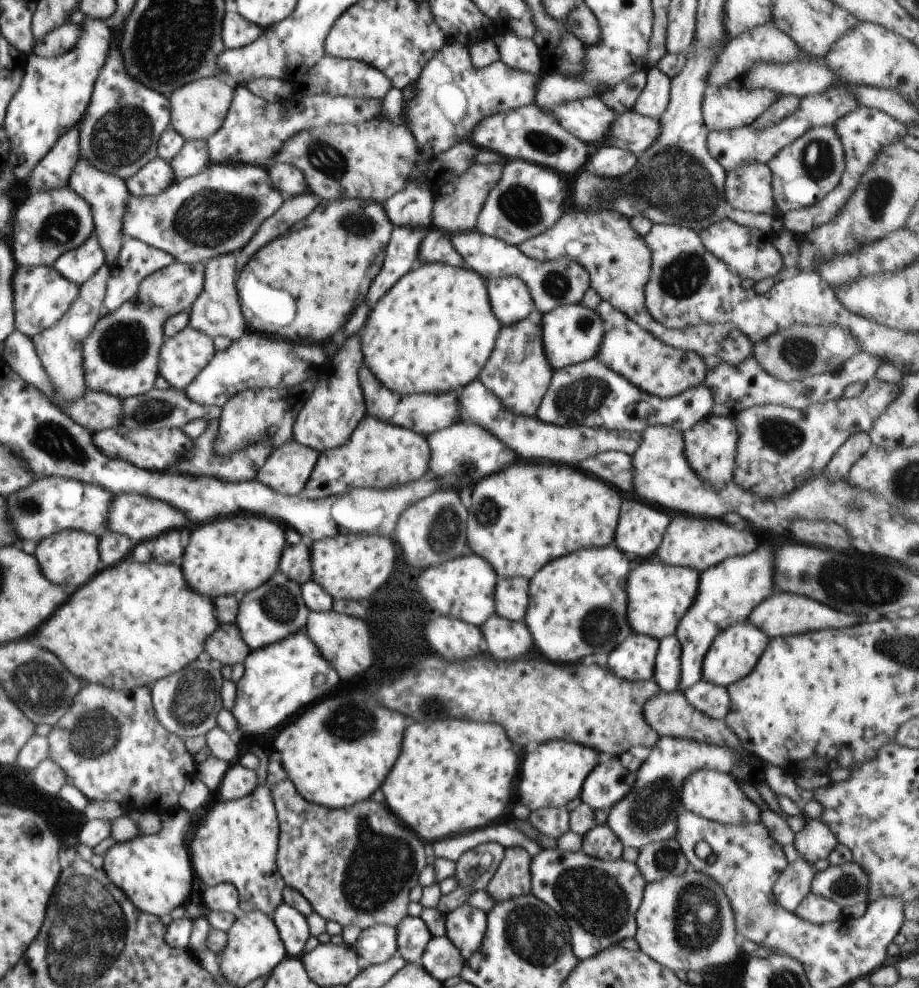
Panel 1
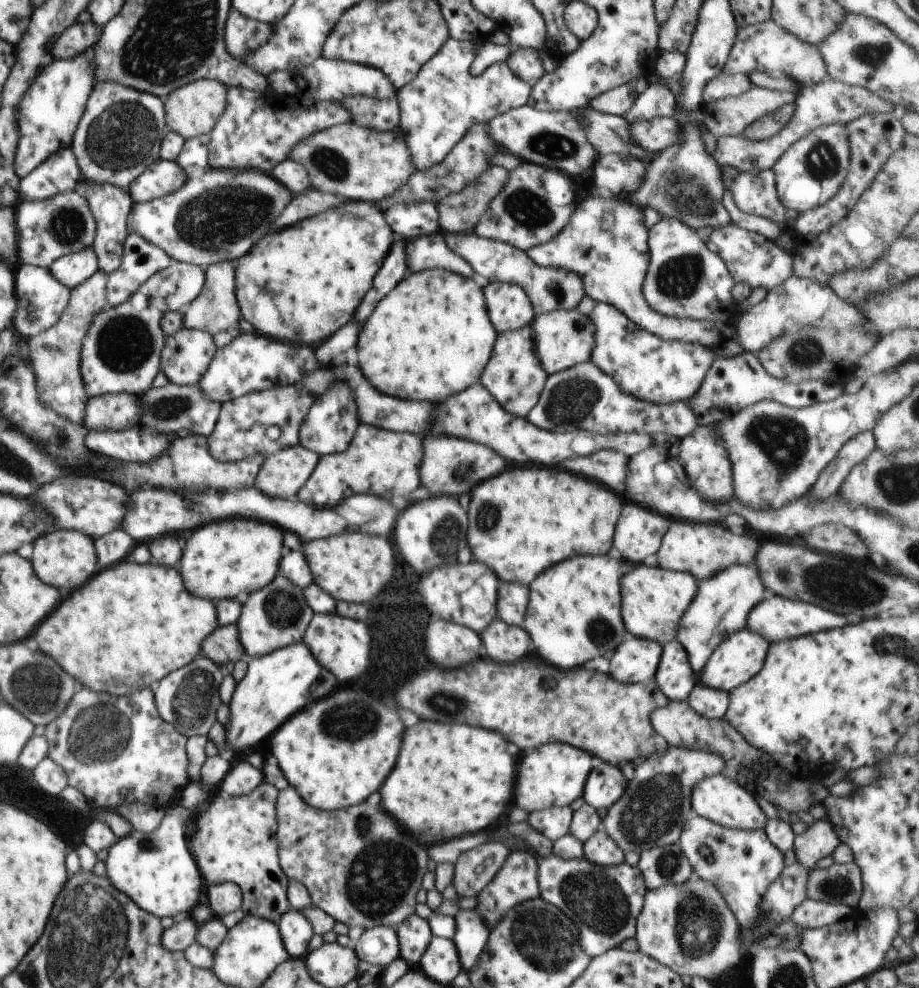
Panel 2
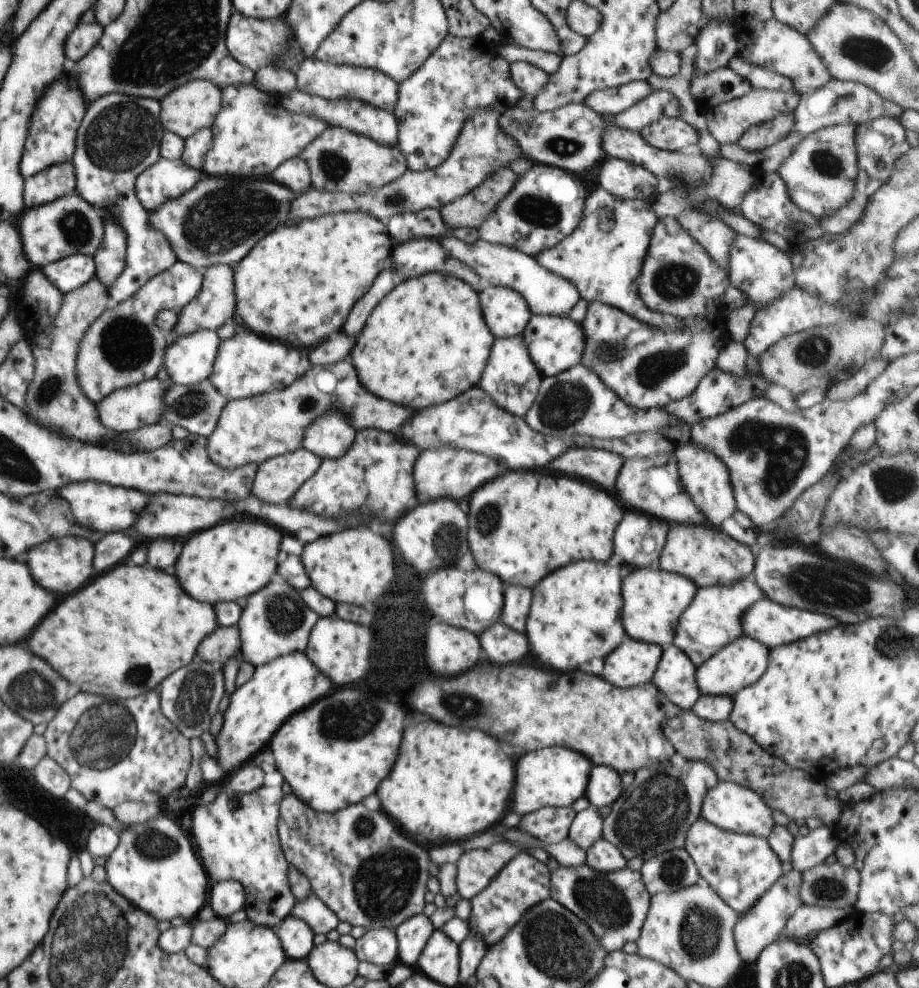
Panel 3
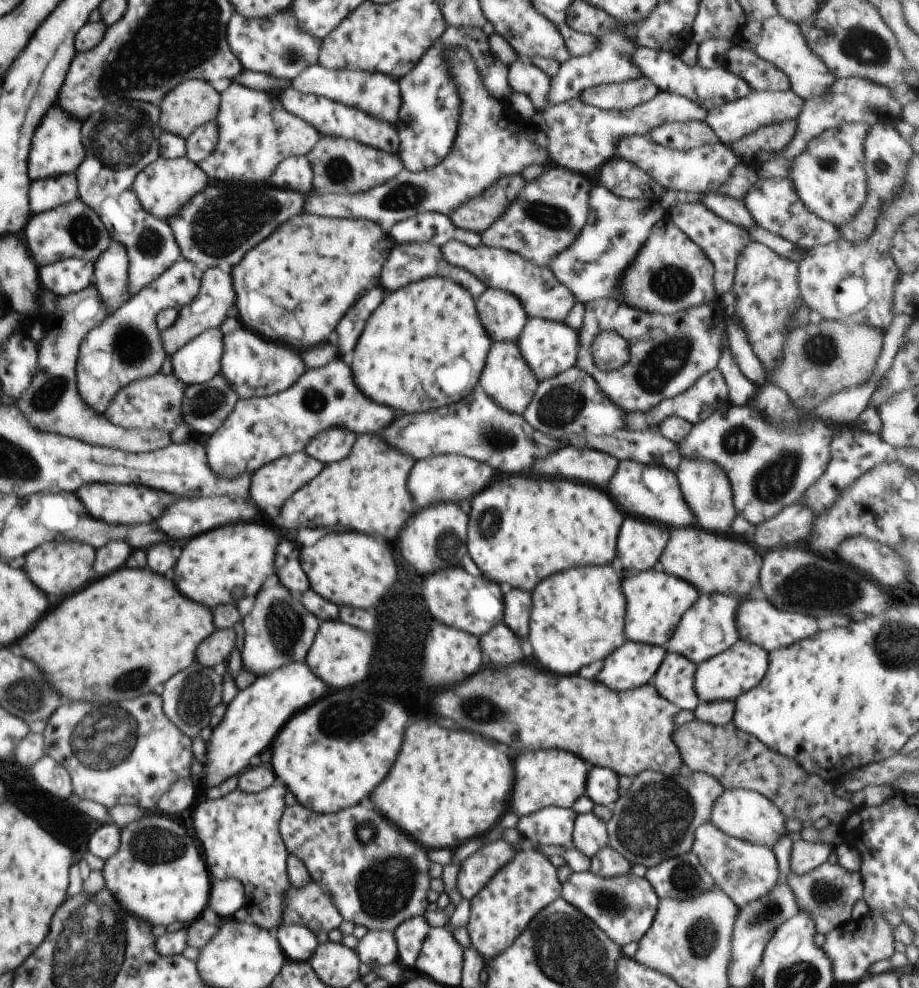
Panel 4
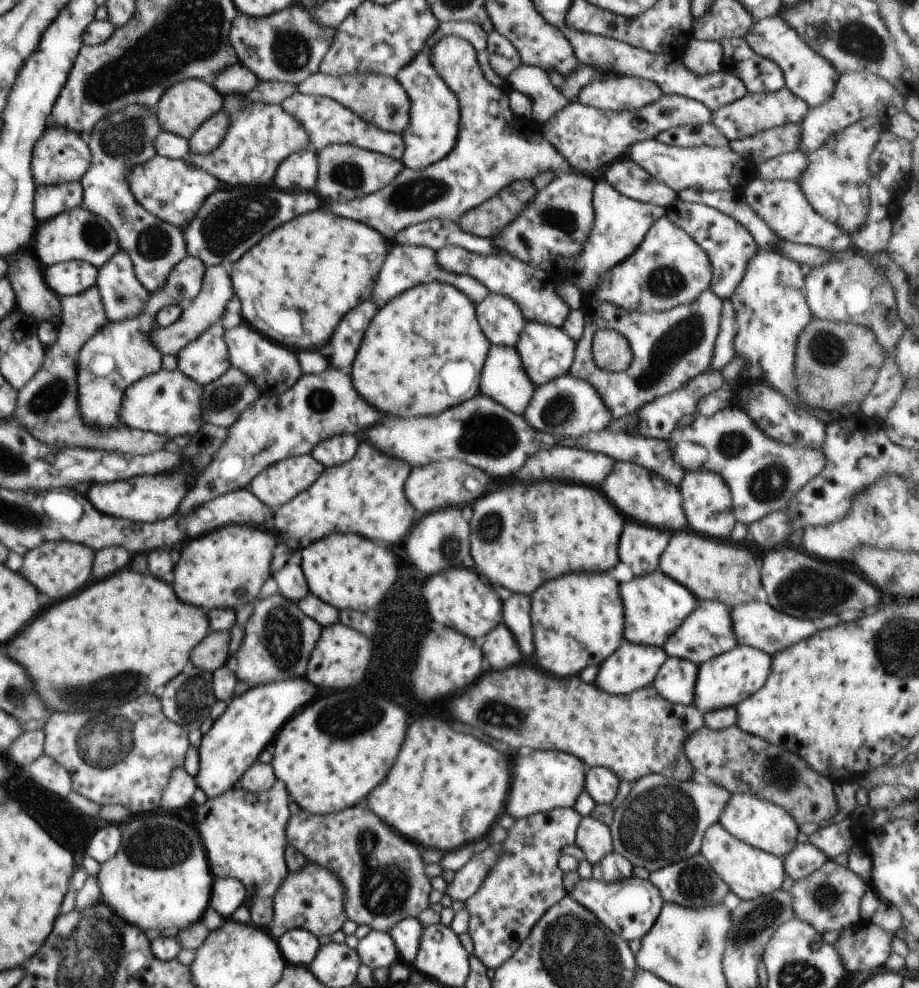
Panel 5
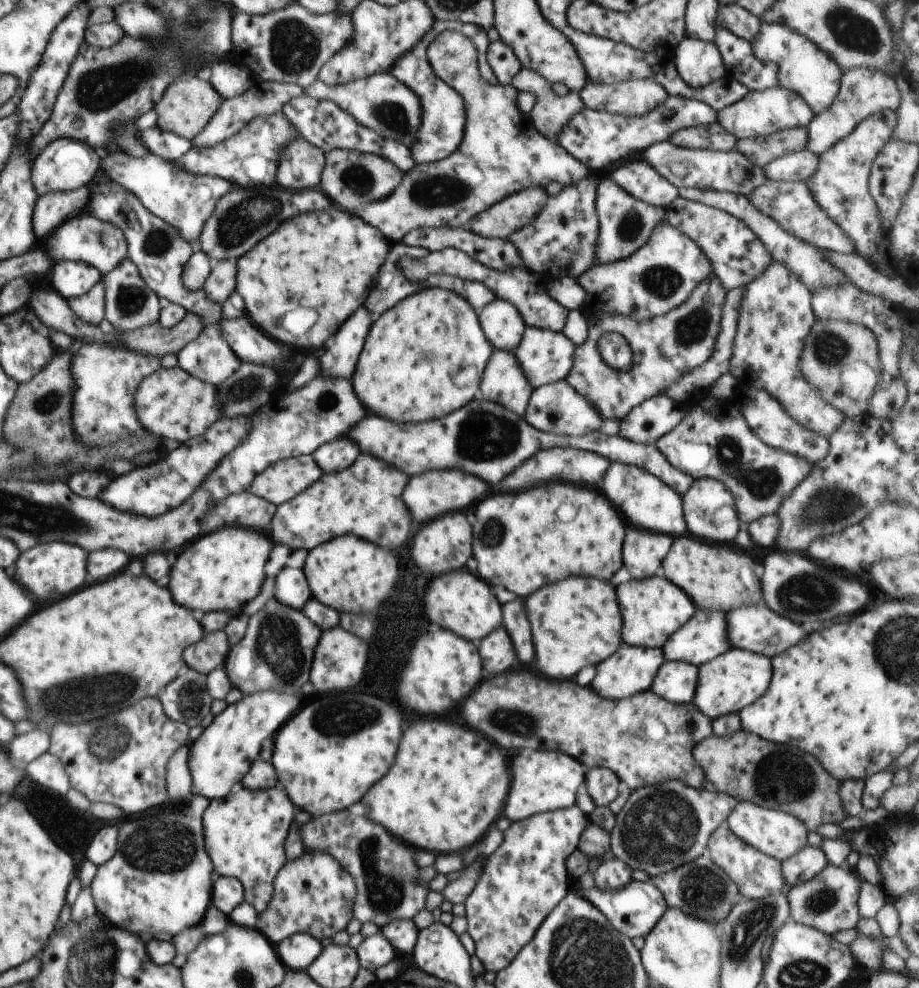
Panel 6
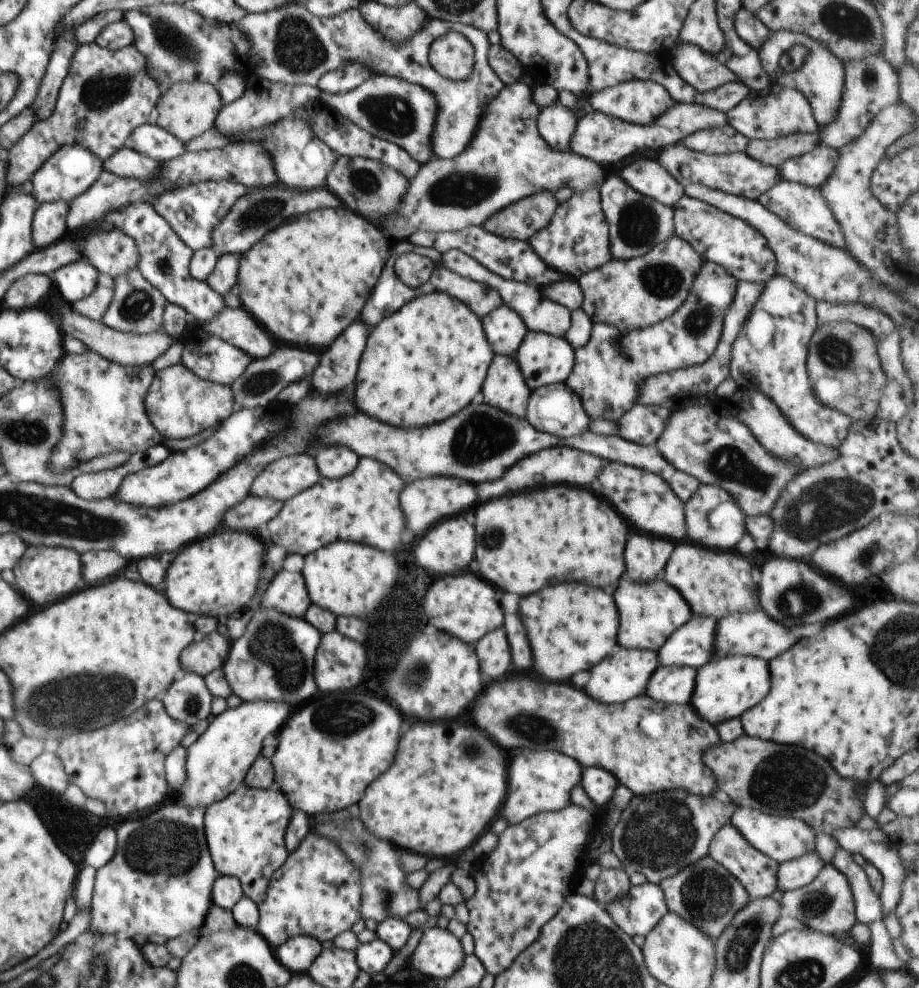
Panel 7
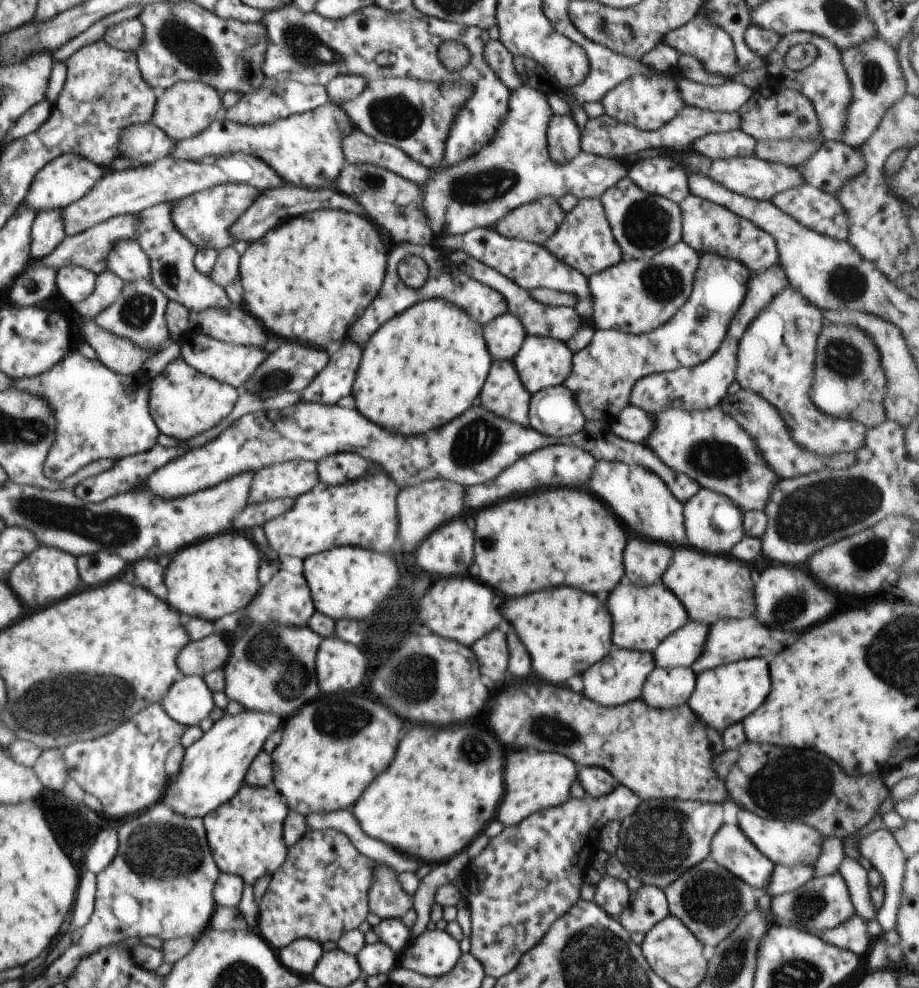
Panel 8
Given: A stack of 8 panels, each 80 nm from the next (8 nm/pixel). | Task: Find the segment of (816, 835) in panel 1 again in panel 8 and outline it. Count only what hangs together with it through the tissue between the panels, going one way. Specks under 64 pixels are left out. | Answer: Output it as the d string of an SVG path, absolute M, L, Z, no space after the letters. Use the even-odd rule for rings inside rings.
M774 865L771 880L765 886L764 894L770 898L799 889L814 877L814 865L796 865L793 867Z

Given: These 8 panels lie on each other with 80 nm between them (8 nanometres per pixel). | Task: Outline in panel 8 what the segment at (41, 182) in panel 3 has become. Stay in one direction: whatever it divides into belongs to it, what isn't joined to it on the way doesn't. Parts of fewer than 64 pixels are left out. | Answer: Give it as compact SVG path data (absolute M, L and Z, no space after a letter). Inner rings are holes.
M44 211L35 216L31 226L30 256L33 263L47 257L66 238L62 211Z

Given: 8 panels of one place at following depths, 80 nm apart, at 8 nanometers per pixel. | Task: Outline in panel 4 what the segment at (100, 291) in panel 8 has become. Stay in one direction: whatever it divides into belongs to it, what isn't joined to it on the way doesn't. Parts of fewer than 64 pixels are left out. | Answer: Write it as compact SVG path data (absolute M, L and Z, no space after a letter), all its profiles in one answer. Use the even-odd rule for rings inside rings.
M94 284L86 287L77 293L70 293L66 296L59 296L55 300L55 309L52 314L43 320L44 338L37 342L38 349L38 370L25 388L24 394L17 398L16 405L18 410L28 418L32 426L45 433L70 437L88 444L98 444L101 447L112 447L127 453L147 453L167 447L172 443L170 433L158 429L125 429L112 424L106 416L96 414L89 406L85 405L83 398L77 389L77 358L79 357L80 345L86 335L98 326L109 312L103 303L97 288Z

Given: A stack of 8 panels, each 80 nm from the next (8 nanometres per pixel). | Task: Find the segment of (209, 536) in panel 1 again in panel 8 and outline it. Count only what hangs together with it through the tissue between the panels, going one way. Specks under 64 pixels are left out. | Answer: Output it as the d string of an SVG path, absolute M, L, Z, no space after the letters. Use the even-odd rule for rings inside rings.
M234 532L192 544L180 550L166 568L166 602L178 612L213 623L225 614L246 609L261 588L257 577L258 562L264 558L254 542Z

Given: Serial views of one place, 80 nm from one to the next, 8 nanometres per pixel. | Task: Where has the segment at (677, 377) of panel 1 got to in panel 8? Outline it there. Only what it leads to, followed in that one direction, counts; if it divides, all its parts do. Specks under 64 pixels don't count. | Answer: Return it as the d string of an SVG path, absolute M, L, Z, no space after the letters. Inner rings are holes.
M702 253L699 257L699 267L695 274L692 292L688 300L668 322L641 335L598 329L594 332L590 344L580 352L573 354L571 373L563 384L572 392L586 420L602 420L606 424L612 424L618 413L630 404L632 387L642 377L654 373L676 371L680 367L699 365L712 358L712 355L720 348L722 341L726 338L730 323L744 300L751 272L740 261L727 260L726 257L721 257L716 253Z

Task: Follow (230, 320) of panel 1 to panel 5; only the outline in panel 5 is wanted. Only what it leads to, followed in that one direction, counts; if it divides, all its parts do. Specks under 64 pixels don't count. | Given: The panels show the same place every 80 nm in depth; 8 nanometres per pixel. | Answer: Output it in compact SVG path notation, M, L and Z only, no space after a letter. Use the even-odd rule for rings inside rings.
M214 265L205 270L203 283L198 296L183 306L183 313L180 318L170 326L163 327L156 324L153 331L149 332L151 343L158 349L161 355L177 355L188 343L191 343L197 336L200 336L209 326L221 320L226 310L226 304L234 296L234 289L230 272L225 266Z

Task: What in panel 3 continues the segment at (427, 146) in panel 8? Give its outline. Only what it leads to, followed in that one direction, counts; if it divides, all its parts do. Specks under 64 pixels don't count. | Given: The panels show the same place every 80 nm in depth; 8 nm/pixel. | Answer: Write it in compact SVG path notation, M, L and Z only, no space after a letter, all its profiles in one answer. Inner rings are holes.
M313 57L305 59L302 68L296 70L294 74L297 90L324 100L340 101L344 98L356 98L374 108L382 108L390 112L394 112L398 101L399 84L378 70L346 64L329 64Z

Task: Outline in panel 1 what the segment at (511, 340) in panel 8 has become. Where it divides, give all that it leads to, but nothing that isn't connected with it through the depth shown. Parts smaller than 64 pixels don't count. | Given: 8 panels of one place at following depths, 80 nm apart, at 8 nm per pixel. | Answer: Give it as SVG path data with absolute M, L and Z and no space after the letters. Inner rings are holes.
M500 277L486 283L492 312L502 327L523 321L535 309L526 283L518 277Z

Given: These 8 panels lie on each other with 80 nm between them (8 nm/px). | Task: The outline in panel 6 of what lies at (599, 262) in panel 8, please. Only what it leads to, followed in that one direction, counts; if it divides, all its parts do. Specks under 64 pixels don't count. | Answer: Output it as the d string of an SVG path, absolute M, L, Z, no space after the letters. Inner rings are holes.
M591 175L574 185L564 185L558 196L549 196L546 206L538 213L534 222L511 234L510 242L520 251L526 268L541 276L550 274L554 278L570 276L577 279L592 268L596 260L599 218L596 210L597 176Z

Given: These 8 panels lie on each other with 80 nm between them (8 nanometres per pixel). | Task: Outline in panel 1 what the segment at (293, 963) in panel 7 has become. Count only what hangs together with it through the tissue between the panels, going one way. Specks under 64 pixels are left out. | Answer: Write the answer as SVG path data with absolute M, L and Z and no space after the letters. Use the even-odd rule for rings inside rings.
M283 902L271 918L277 926L287 956L300 958L304 954L304 944L311 936L307 917Z

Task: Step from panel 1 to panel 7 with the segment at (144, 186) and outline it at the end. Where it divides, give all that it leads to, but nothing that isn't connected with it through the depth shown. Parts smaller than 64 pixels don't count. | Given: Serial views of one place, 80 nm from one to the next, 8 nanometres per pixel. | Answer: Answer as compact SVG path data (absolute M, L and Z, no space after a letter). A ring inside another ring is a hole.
M126 145L103 162L103 170L119 177L132 177L151 182L159 173L161 164L153 158L137 153ZM208 181L196 183L183 189L169 189L148 206L154 207L163 216L180 240L193 251L215 246L212 233L228 211L242 198L249 188L234 181Z

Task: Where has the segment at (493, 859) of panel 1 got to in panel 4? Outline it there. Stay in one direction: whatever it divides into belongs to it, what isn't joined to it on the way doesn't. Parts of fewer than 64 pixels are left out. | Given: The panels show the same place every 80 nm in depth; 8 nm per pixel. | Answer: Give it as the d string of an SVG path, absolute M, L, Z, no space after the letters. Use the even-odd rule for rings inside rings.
M499 839L480 847L472 856L462 861L456 883L462 898L470 900L488 886L488 882L515 858L519 849L519 846Z

